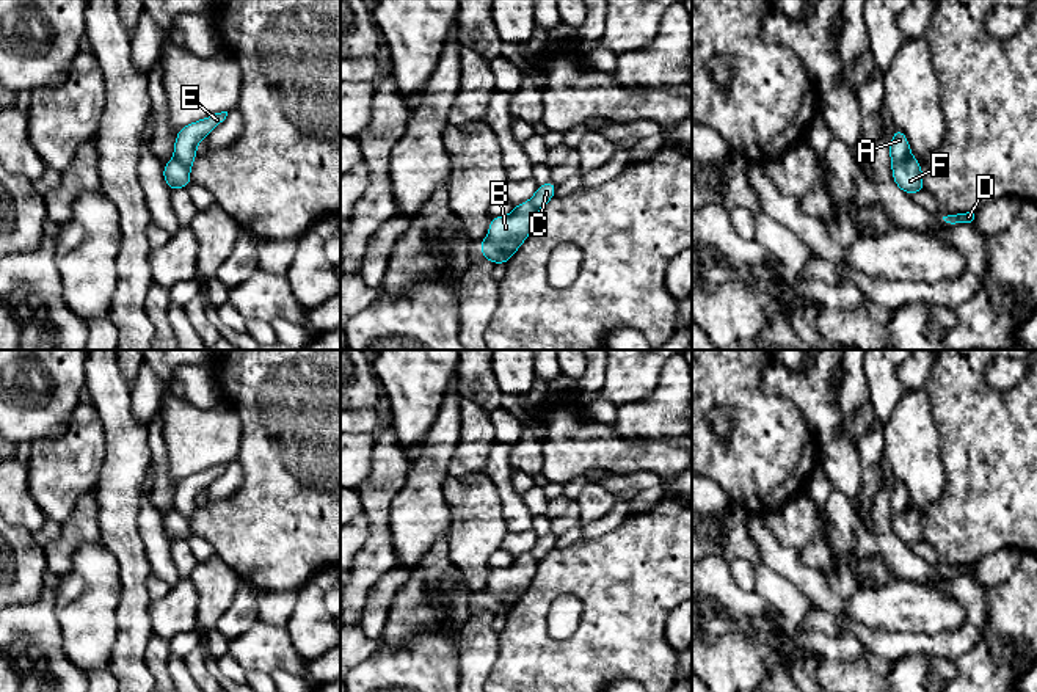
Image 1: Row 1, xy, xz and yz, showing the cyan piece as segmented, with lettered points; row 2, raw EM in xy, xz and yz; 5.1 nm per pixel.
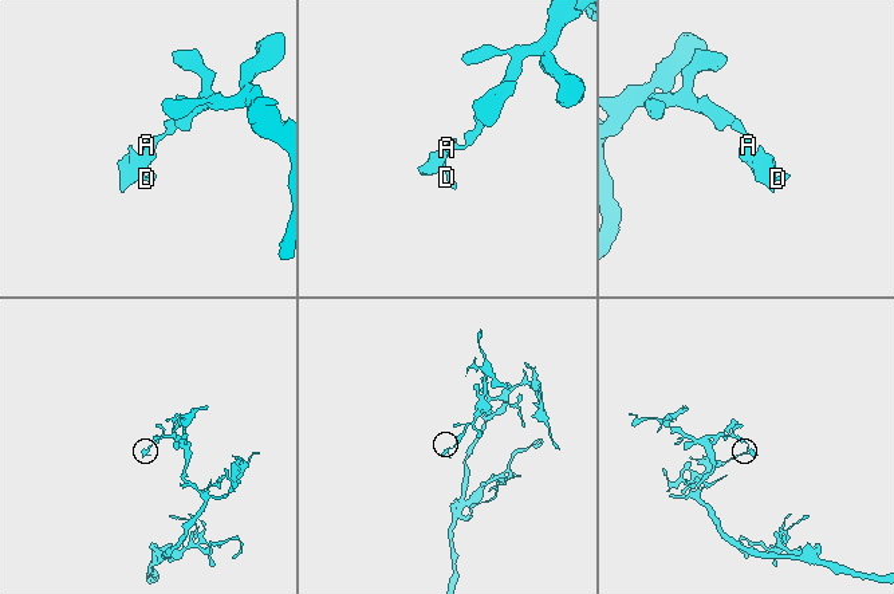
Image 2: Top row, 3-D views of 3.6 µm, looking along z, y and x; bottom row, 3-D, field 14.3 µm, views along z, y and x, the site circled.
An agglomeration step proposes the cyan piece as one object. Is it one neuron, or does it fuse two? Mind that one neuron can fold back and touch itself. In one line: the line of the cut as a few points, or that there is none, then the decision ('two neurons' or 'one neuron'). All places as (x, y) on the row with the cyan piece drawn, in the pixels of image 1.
cut in yz along (909, 154), (893, 170); two neurons

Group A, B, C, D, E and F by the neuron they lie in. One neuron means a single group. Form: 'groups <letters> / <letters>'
groups A C E / B D F

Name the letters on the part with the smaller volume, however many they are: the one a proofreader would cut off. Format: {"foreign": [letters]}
{"foreign": ["B", "D", "F"]}

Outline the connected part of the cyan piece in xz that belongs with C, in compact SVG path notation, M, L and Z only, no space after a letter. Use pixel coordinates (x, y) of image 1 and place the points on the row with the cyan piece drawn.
M554 180L538 185L532 198L532 204L537 209L541 209L546 202L549 202L554 198L555 190L557 190L557 184Z

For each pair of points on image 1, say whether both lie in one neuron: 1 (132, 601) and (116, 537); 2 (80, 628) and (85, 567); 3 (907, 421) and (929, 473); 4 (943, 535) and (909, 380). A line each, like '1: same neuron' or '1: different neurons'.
1: same neuron
2: same neuron
3: same neuron
4: different neurons

